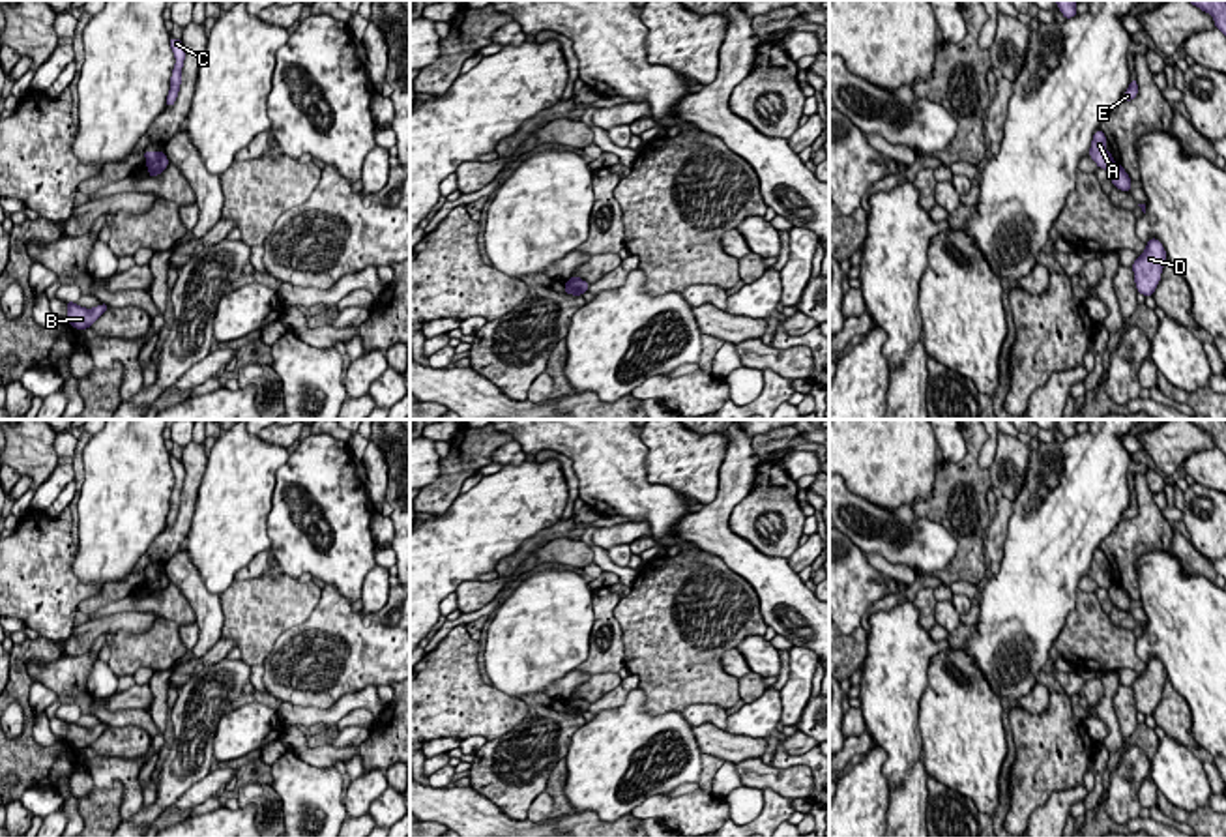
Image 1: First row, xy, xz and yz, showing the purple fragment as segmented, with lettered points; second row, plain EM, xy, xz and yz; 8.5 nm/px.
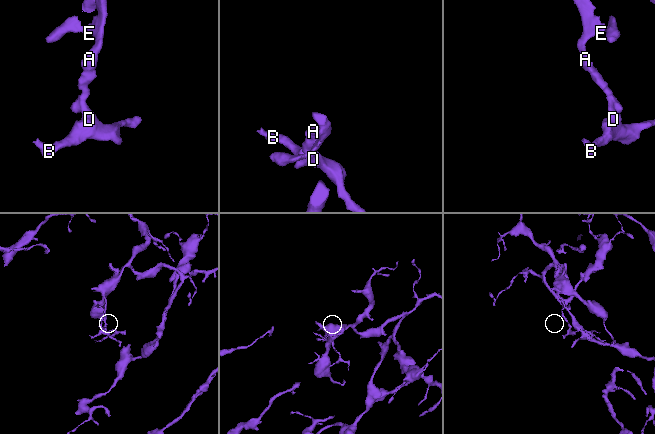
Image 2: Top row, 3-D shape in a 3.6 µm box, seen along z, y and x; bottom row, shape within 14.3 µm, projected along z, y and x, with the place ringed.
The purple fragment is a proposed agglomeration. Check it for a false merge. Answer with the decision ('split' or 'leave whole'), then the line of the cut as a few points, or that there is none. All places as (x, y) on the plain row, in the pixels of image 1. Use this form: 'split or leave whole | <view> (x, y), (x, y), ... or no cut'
split | yz (1114, 583), (1107, 588)

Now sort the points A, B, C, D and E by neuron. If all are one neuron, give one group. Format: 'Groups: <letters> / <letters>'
Groups: A C E / B D

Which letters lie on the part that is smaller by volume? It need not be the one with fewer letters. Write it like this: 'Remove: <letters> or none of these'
Remove: B, D

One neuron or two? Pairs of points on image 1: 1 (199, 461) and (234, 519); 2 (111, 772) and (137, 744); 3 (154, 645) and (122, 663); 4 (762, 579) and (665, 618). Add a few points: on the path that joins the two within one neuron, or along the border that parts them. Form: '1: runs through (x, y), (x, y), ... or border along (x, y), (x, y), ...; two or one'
1: border along (208, 454), (193, 512); two
2: border along (152, 736), (135, 757), (90, 746); two
3: runs through (146, 650), (135, 650), (130, 656); one
4: border along (717, 555), (753, 588), (766, 626); two

